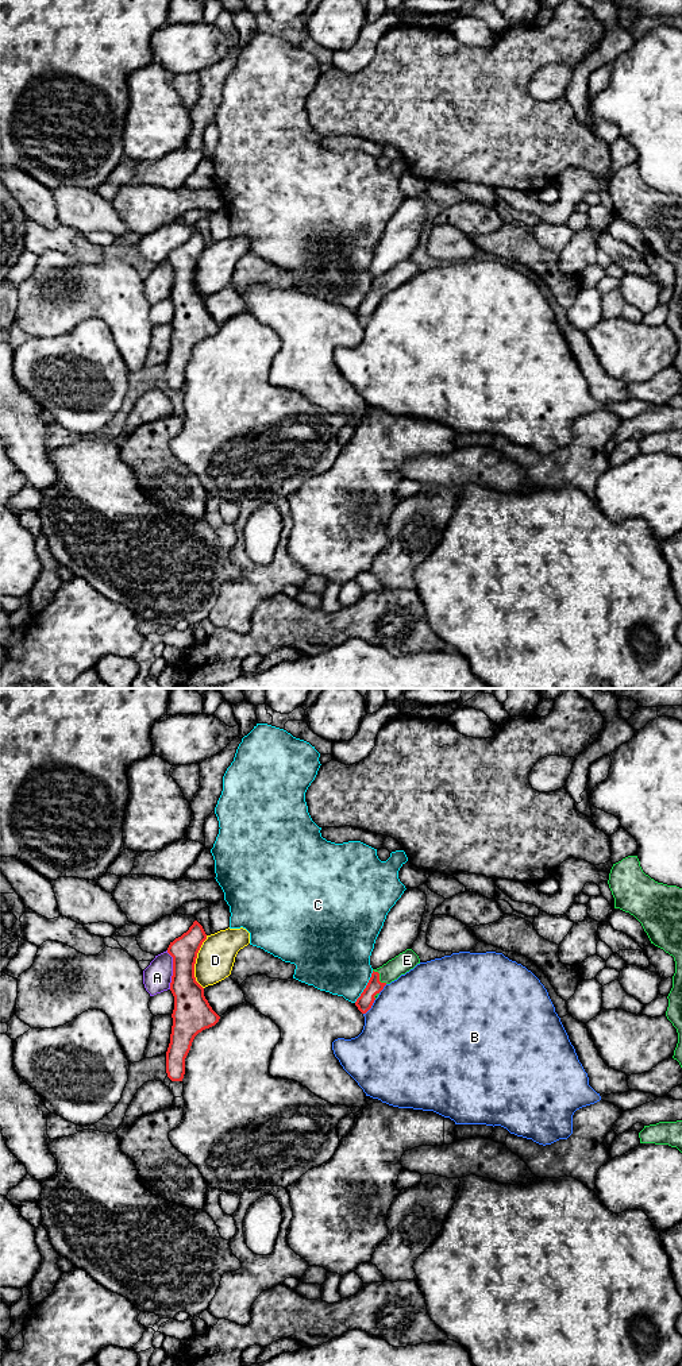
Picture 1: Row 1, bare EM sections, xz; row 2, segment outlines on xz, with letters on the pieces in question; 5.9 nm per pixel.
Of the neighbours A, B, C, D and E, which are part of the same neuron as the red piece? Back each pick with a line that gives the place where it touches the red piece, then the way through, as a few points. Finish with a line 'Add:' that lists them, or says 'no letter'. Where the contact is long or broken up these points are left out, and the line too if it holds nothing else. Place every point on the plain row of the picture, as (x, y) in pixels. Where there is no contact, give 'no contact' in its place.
E: xz (378, 286) | across xz (366, 308), (378, 286), (407, 269)
Add: E

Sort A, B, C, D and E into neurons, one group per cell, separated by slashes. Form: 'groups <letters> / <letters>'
groups A / B / C / D / E

